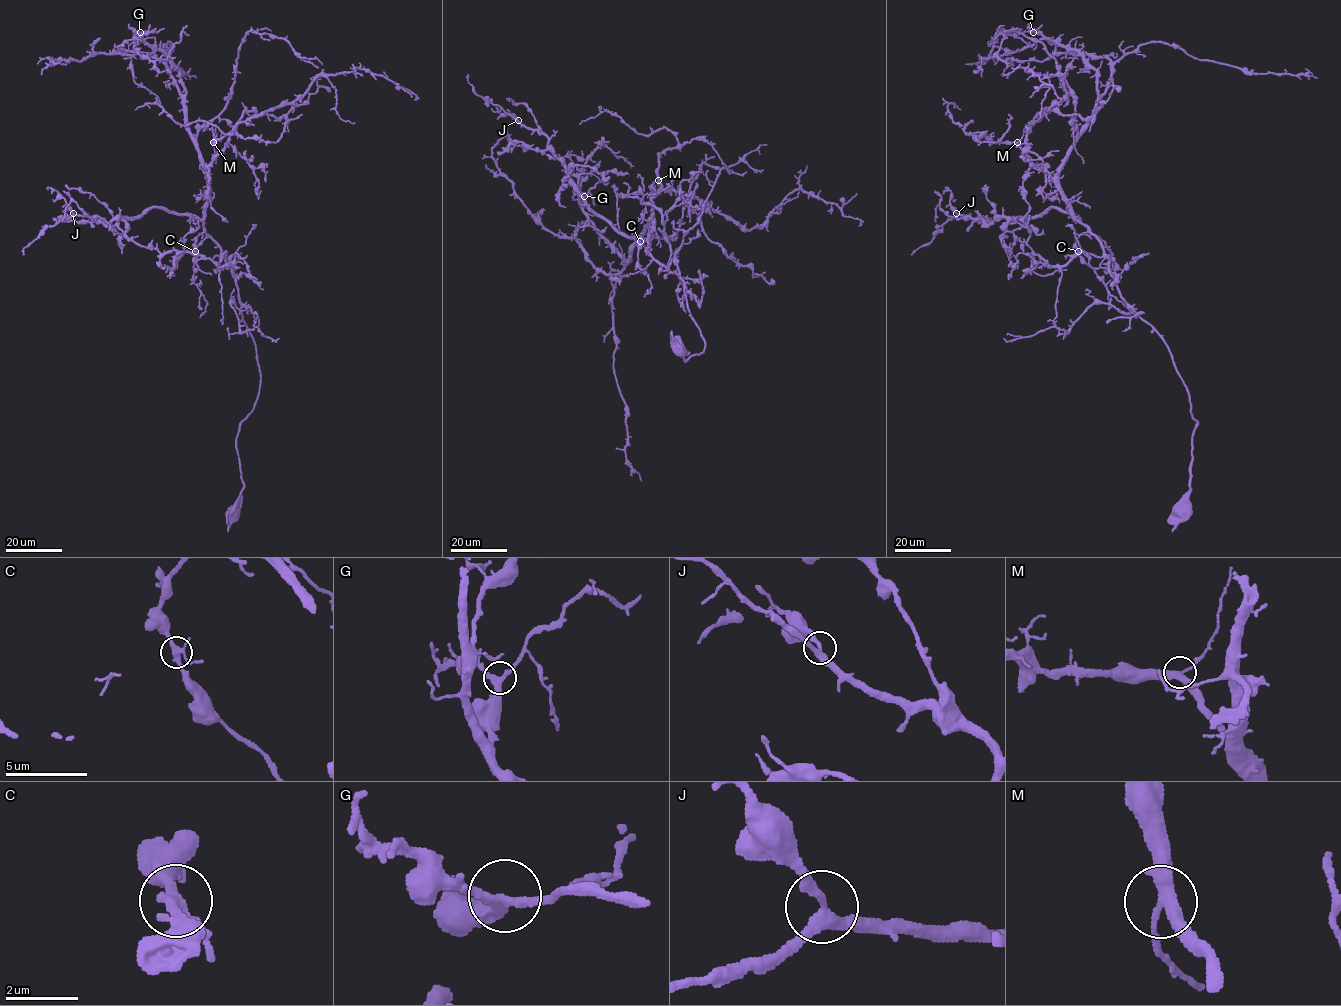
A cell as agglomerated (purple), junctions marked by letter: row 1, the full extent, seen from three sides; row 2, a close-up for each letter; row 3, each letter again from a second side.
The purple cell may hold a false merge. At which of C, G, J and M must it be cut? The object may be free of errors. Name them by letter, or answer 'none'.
none

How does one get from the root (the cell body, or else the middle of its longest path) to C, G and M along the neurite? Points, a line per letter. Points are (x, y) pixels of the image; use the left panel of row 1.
C: (232, 509), (243, 487), (236, 435), (257, 399), (260, 370), (231, 262), (204, 232), (196, 239), (195, 251)
G: (232, 509), (256, 346), (203, 227), (180, 71), (140, 32)
M: (232, 509), (243, 487), (236, 435), (257, 399), (260, 370), (231, 262), (203, 227), (213, 142)

